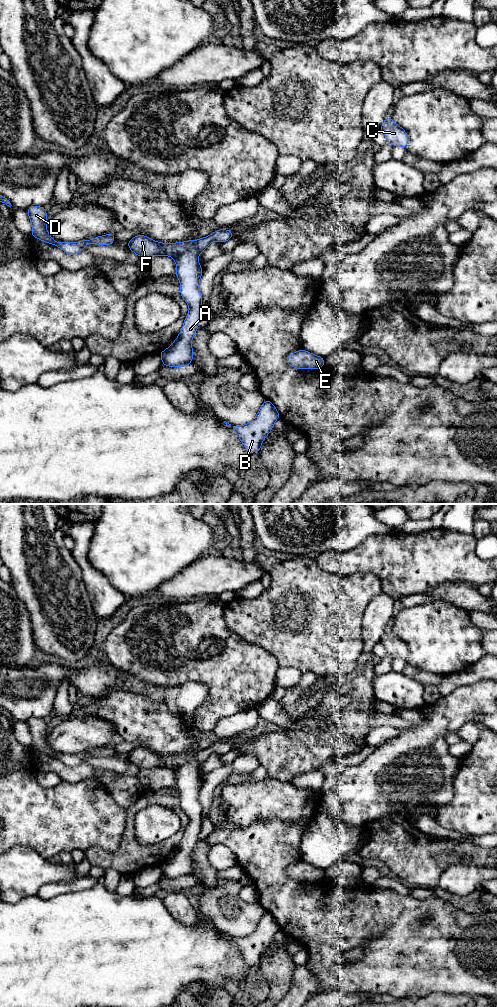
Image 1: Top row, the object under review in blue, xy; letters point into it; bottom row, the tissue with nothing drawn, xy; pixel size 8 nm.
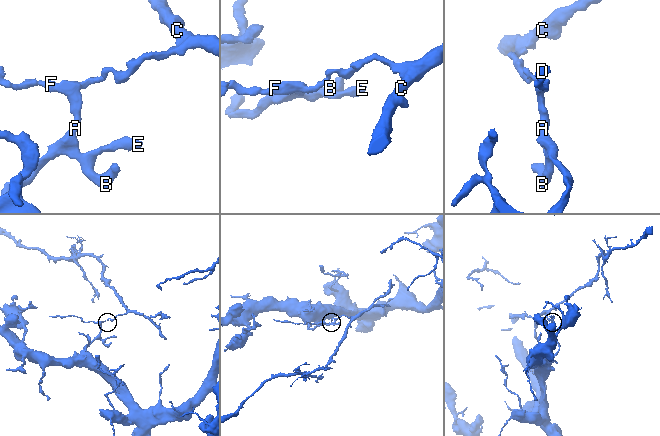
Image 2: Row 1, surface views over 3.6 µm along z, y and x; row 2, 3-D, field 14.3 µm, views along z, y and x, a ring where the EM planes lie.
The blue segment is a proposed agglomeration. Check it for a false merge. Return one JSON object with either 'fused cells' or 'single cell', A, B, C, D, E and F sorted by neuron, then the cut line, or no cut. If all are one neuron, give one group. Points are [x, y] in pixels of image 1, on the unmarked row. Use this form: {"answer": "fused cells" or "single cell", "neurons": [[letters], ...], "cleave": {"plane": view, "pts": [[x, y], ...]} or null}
{"answer": "fused cells", "neurons": [["A", "B", "E"], ["C", "D", "F"]], "cleave": {"plane": "xy", "pts": [[197, 752], [194, 755], [162, 755]]}}

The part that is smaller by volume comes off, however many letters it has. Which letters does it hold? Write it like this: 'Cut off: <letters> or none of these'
Cut off: C, D, F

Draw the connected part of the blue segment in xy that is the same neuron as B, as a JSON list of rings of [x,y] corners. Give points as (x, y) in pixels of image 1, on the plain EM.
[[[266,911],[257,927],[249,935],[241,938],[234,938],[226,933],[224,935],[235,943],[248,963],[259,964],[263,953],[273,941],[275,933],[279,930],[281,929],[276,919],[270,912]]]

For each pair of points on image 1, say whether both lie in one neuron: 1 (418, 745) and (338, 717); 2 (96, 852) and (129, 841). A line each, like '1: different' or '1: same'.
1: different
2: same

